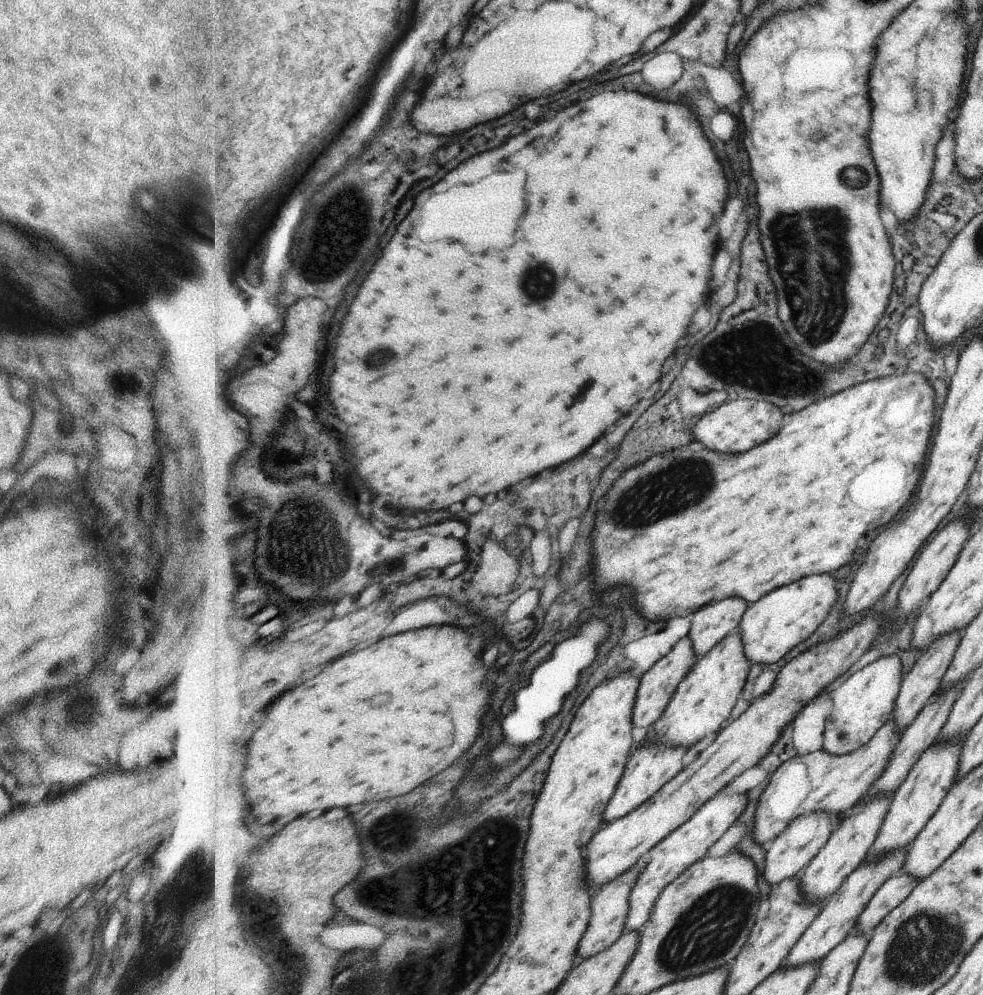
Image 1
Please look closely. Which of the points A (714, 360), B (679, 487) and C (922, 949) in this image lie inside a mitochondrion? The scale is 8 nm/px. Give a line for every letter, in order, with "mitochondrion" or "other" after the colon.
A: mitochondrion
B: mitochondrion
C: mitochondrion

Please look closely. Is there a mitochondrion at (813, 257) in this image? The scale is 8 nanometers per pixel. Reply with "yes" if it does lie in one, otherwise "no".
yes

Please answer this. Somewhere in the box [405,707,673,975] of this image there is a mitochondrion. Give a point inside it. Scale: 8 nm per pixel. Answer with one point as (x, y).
(497, 894)

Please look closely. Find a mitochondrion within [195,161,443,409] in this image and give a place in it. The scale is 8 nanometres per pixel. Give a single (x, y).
(376, 358)

